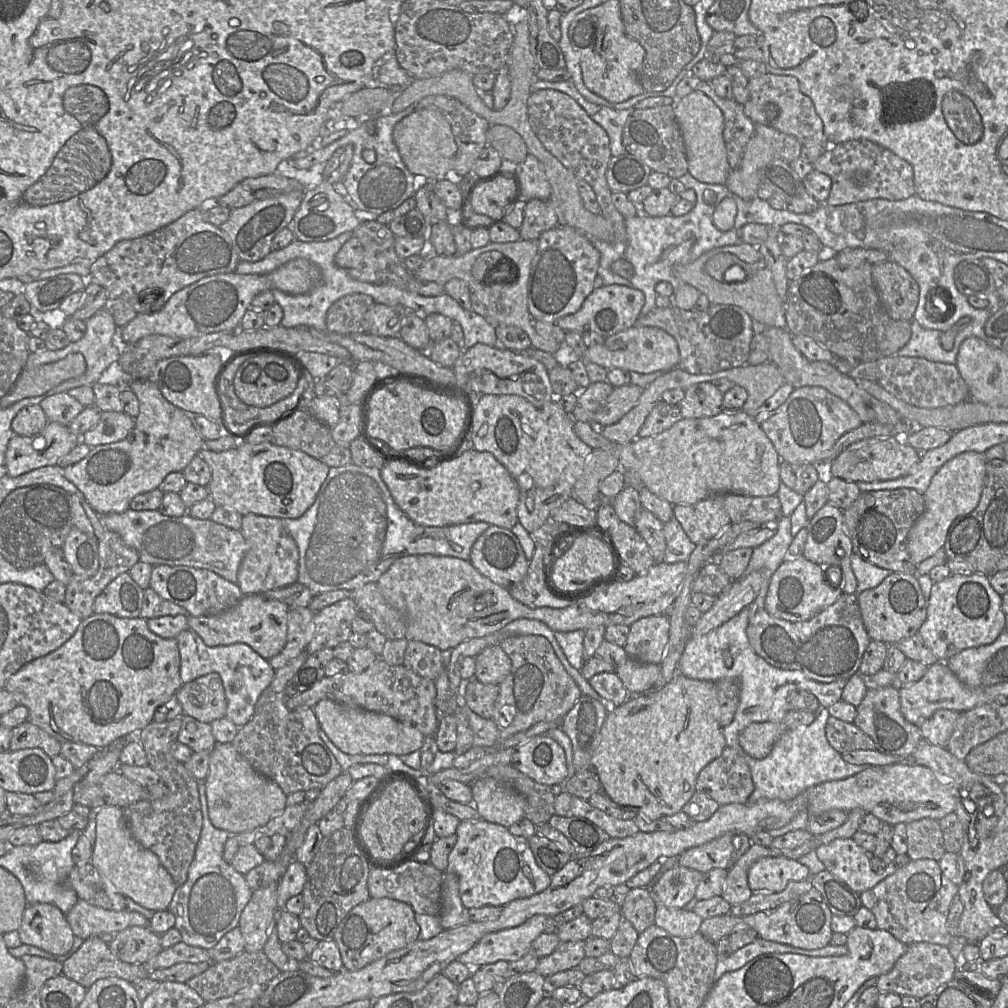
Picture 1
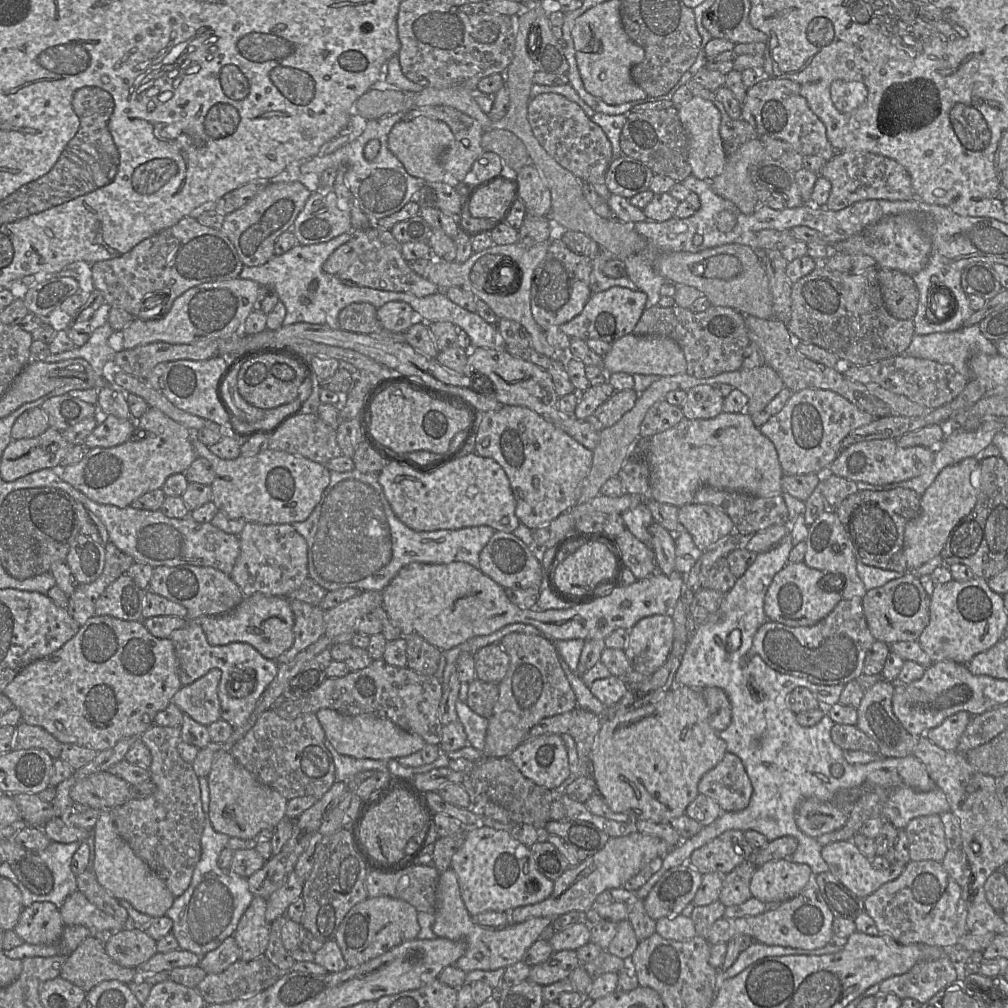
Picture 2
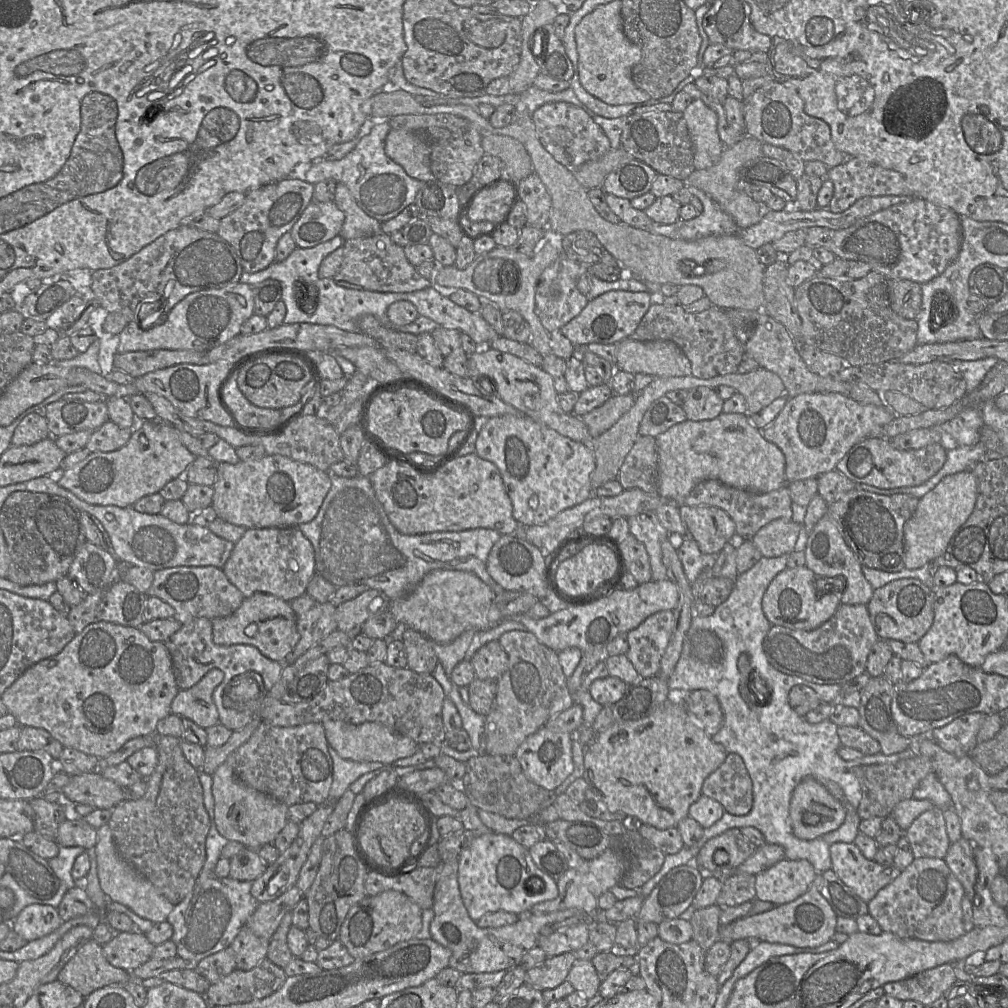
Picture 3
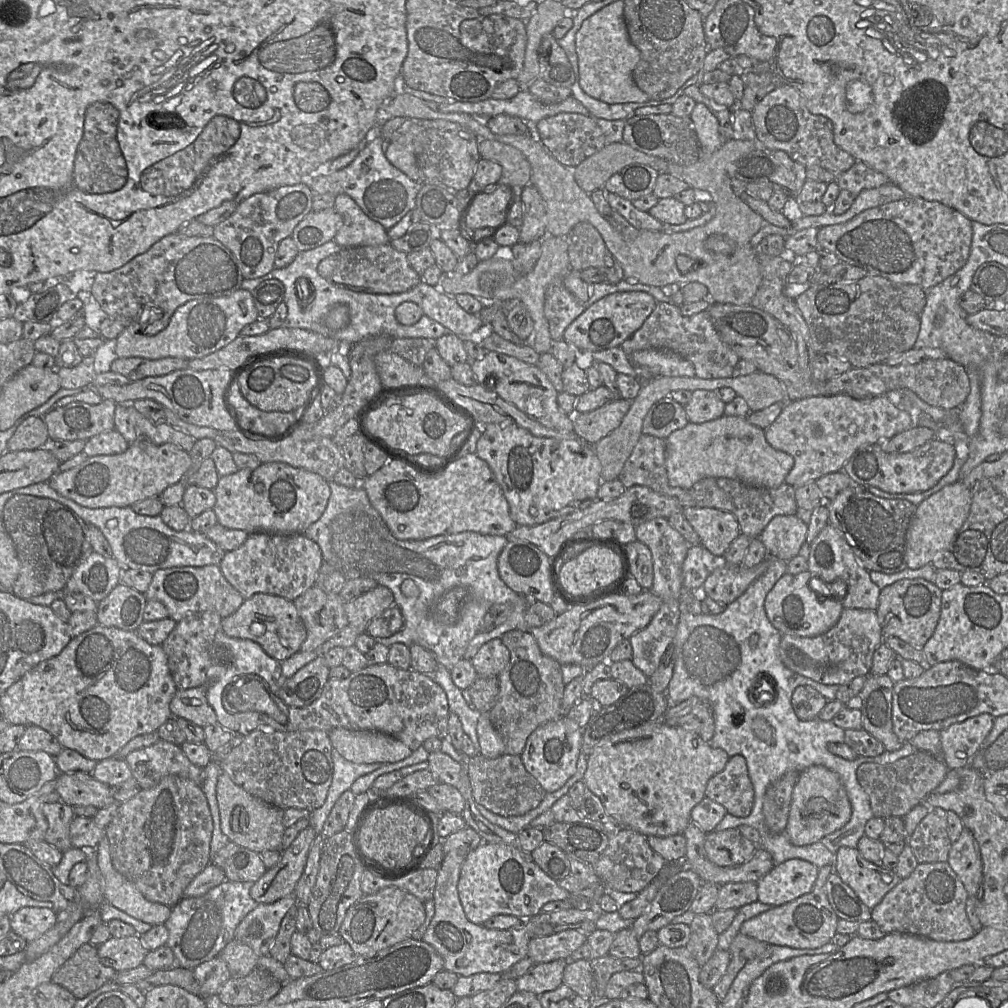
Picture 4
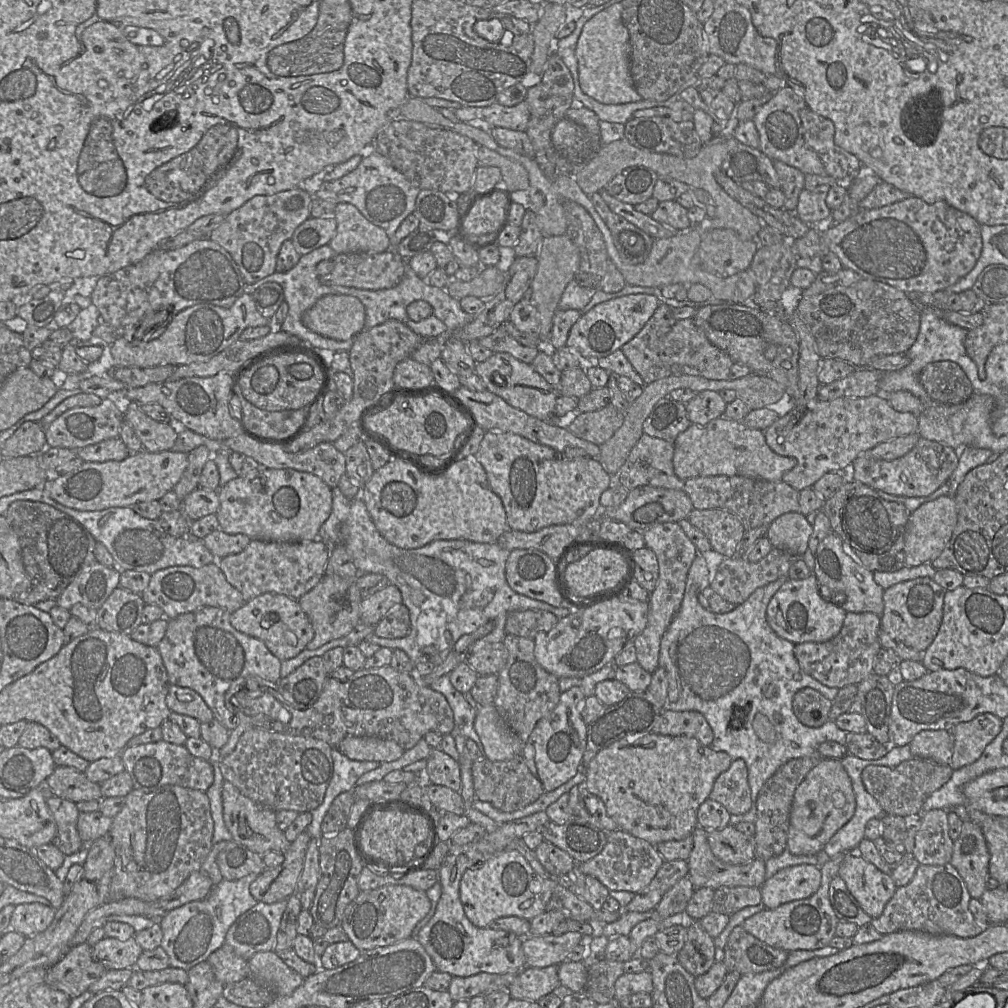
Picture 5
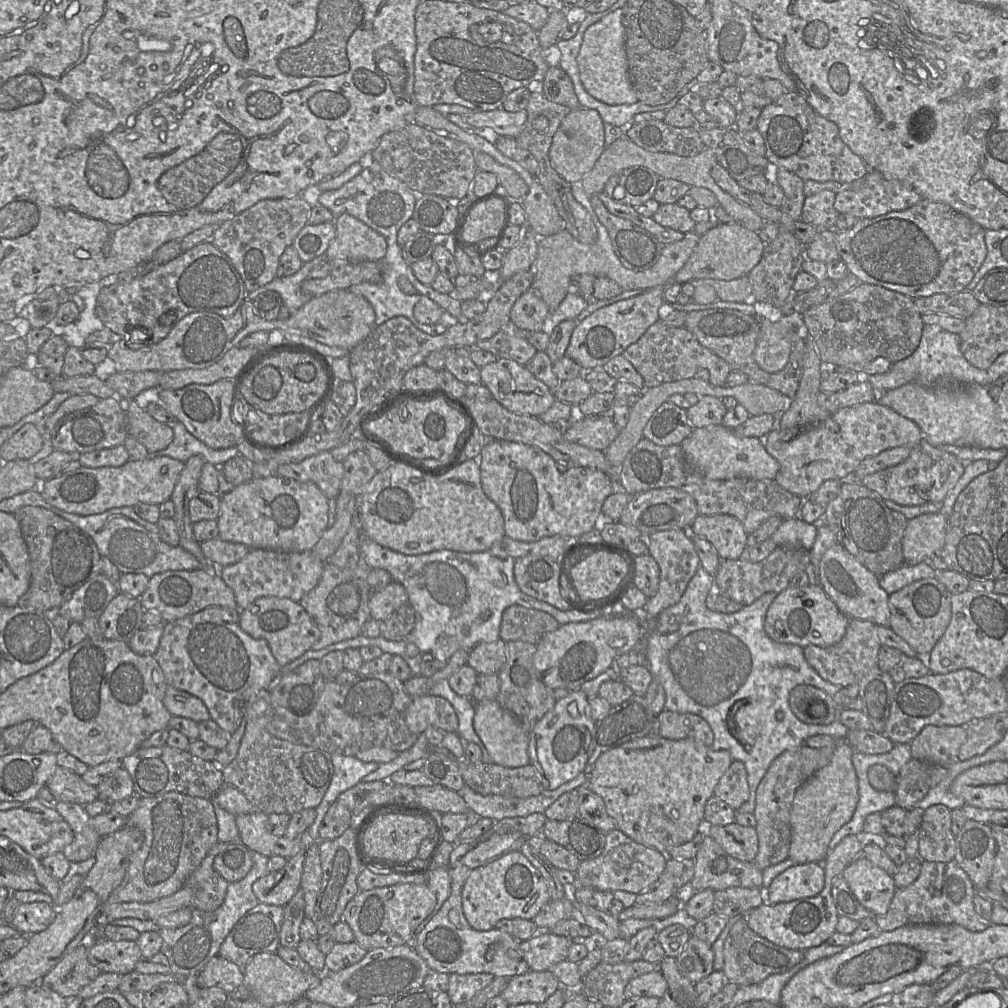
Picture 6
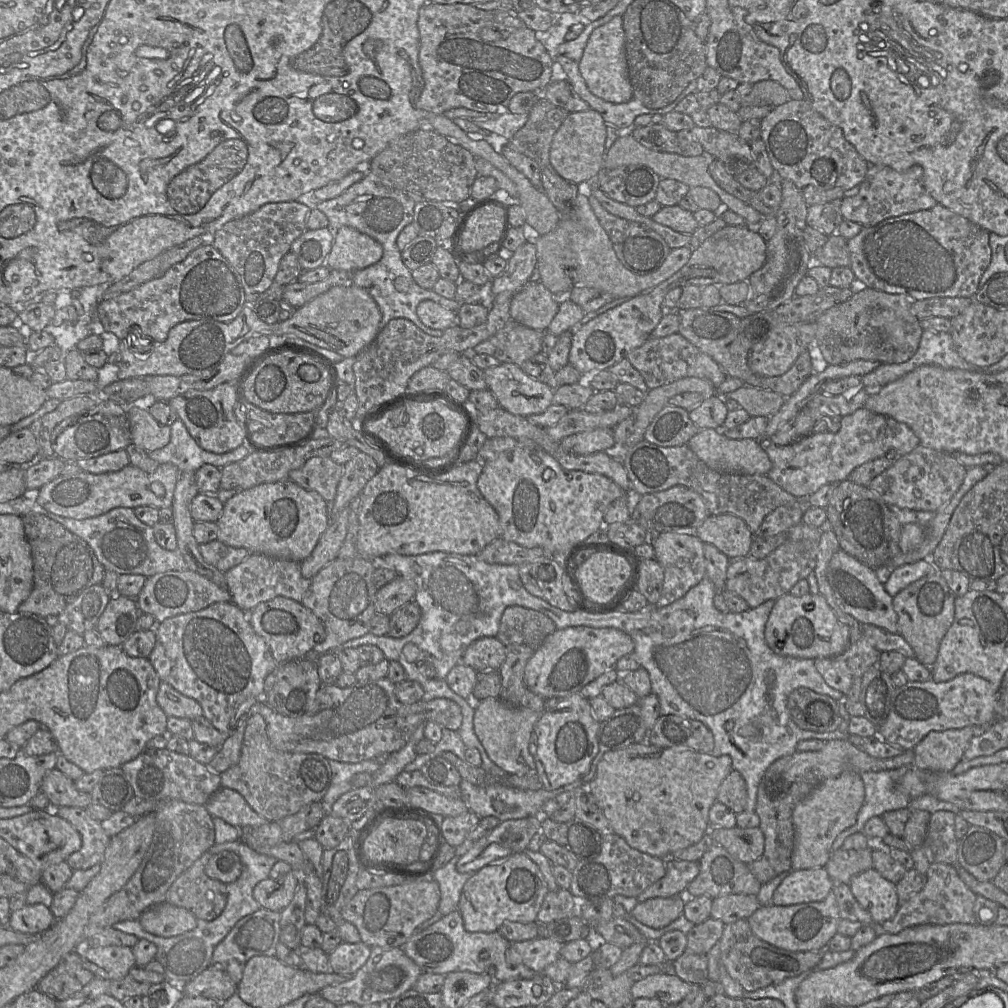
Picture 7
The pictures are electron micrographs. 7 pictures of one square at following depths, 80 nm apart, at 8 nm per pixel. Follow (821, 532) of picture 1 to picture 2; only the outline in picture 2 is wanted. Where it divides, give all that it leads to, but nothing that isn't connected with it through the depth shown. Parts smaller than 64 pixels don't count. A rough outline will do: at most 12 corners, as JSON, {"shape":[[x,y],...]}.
{"shape":[[832,508],[808,528],[804,563],[844,575],[842,599],[867,589],[846,530]]}

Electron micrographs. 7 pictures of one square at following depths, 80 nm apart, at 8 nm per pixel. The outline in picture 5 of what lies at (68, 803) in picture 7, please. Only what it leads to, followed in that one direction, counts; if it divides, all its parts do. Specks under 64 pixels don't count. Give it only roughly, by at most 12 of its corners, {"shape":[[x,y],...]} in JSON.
{"shape":[[56,766],[47,785],[74,803],[103,799],[84,772]]}

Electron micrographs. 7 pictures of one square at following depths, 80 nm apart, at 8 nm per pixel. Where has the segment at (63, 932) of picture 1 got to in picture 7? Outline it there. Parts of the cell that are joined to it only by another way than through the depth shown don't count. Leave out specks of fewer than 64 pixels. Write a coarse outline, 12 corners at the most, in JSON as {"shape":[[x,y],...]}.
{"shape":[[25,904],[11,913],[11,929],[40,935],[56,921],[50,907]]}

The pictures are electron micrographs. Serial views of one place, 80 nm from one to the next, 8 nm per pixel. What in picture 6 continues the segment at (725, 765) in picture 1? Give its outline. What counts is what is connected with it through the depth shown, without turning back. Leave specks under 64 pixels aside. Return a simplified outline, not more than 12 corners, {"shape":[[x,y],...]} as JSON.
{"shape":[[732,762],[713,796],[735,811],[750,797],[742,762]]}

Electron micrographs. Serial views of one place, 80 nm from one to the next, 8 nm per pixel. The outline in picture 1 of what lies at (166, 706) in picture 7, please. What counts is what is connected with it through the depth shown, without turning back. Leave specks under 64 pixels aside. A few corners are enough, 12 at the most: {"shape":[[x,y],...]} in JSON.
{"shape":[[218,673],[182,684],[175,697],[184,715],[211,723],[226,717]]}

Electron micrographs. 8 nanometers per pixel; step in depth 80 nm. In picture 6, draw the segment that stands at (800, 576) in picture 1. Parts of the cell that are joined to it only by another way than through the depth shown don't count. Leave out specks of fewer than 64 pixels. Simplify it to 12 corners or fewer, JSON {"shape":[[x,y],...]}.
{"shape":[[820,584],[789,586],[768,608],[777,643],[829,647],[850,619]]}

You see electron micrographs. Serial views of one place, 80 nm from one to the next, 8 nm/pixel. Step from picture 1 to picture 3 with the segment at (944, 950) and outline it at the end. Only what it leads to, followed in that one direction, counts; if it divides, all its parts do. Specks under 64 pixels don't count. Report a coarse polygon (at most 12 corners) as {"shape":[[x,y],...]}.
{"shape":[[945,963],[888,982],[885,994],[928,1005],[956,980]]}

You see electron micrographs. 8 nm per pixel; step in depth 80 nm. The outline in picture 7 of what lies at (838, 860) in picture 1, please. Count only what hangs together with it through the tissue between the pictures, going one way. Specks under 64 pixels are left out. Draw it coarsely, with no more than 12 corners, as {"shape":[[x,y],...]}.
{"shape":[[874,868],[849,882],[879,926],[899,907],[896,884]]}

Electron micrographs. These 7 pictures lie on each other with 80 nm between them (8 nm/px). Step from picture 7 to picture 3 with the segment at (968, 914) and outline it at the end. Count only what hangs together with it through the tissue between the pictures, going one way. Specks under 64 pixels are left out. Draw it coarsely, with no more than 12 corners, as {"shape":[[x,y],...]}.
{"shape":[[918,858],[867,903],[883,932],[946,942],[966,933],[963,886]]}

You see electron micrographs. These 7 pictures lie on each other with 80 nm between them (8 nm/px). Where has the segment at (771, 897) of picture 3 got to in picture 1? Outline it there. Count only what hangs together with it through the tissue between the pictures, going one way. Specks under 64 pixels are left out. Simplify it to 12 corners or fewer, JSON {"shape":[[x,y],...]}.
{"shape":[[763,857],[748,870],[753,893],[780,892],[810,876],[785,857]]}

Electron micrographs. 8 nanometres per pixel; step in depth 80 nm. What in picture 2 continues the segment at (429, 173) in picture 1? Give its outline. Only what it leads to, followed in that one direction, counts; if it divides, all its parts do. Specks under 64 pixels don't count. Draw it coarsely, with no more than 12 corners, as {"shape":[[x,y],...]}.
{"shape":[[400,120],[388,148],[413,177],[454,184],[440,156],[454,142],[442,121]]}

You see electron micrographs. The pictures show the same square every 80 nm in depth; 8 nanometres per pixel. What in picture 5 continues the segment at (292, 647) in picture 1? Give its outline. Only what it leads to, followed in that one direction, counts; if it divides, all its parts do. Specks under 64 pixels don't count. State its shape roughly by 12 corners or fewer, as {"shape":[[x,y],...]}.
{"shape":[[325,574],[297,600],[314,629],[306,649],[360,622],[356,579]]}

